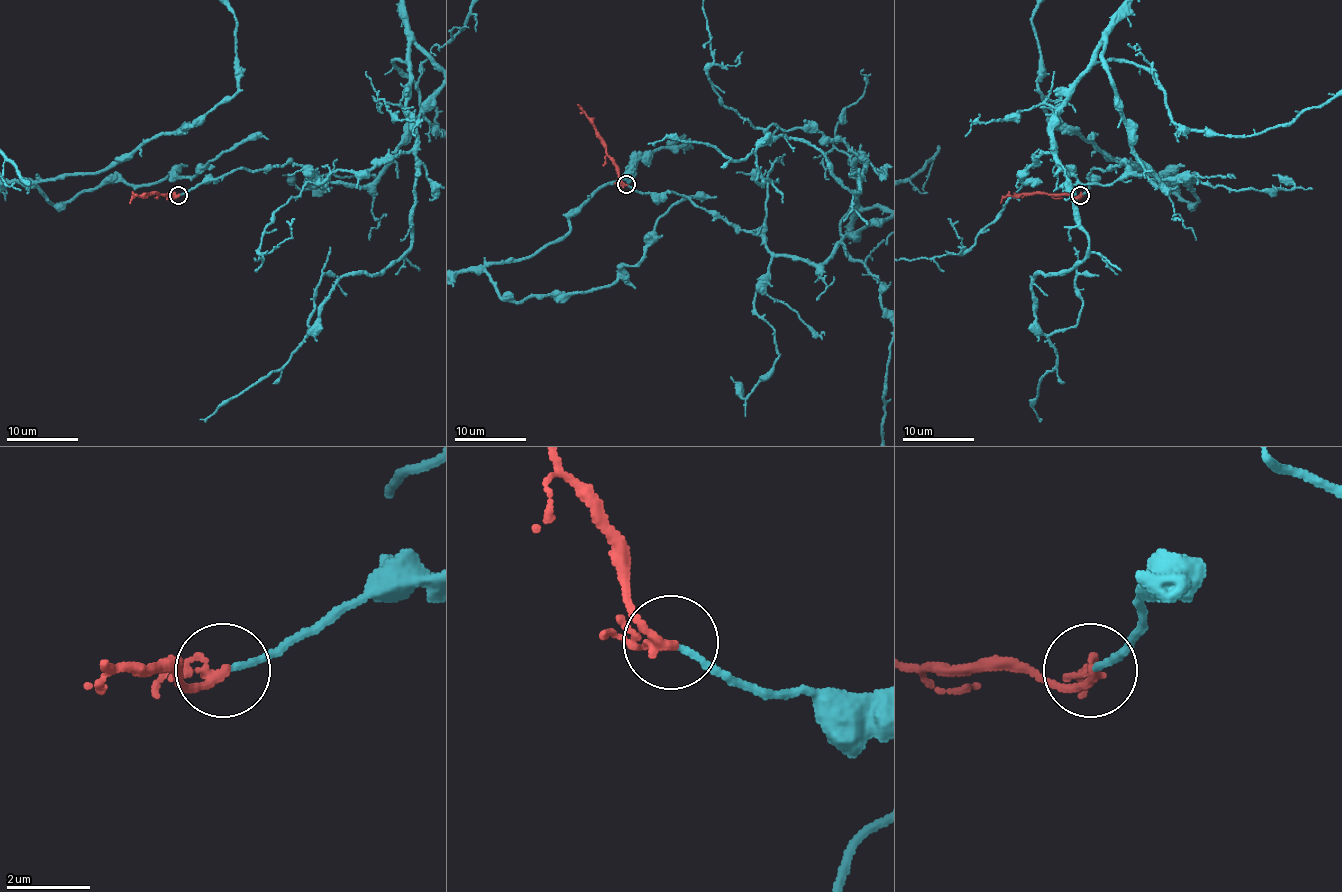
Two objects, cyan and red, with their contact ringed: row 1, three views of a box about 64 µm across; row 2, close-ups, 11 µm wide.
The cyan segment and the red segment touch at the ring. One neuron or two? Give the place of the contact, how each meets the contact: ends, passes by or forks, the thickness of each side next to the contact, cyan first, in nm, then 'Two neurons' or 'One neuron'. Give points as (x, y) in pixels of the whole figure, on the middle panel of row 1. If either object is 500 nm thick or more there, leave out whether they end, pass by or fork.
Place: (626, 184). At the ring cyan ends. At the ring red ends. Thickness 130 nm (cyan) against 280 nm. One neuron

